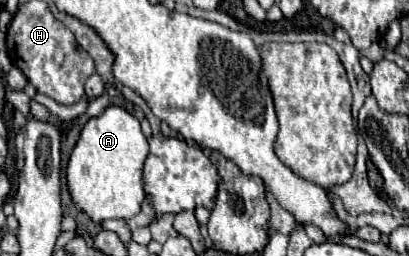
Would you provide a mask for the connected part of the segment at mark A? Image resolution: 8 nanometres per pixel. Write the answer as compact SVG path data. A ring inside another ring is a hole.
M107 107L99 117L91 117L81 129L79 141L67 163L67 189L73 205L93 223L105 219L131 219L145 201L143 163L149 145L139 121L121 107Z

